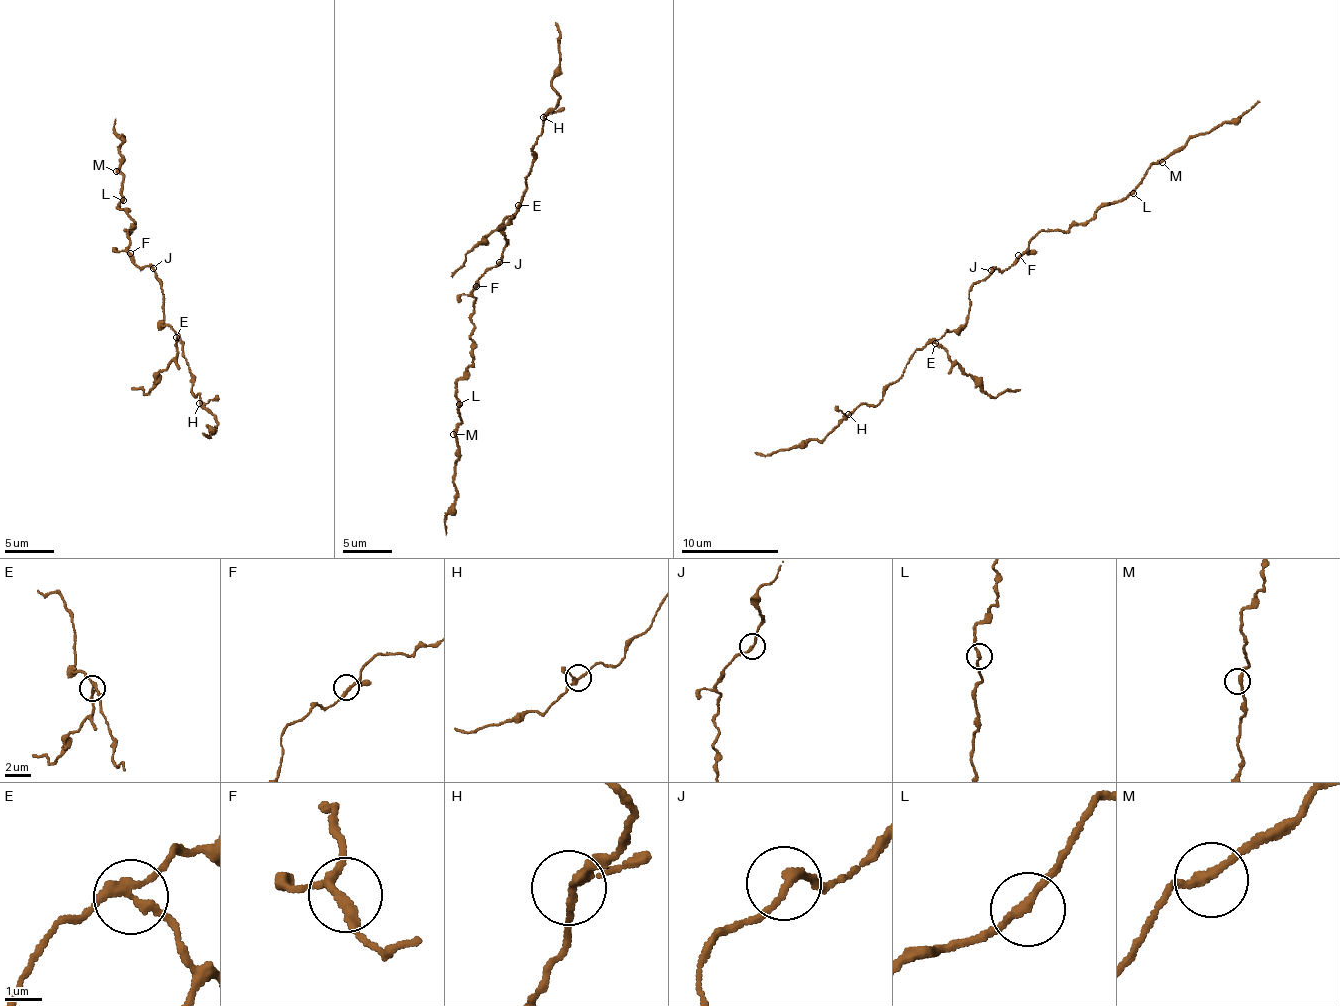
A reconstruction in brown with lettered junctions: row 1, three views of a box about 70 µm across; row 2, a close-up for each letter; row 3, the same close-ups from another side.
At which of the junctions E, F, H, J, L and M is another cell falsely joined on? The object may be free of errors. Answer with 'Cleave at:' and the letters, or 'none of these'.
Cleave at: E

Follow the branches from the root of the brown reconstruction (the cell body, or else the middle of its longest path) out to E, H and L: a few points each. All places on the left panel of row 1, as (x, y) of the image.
E: (151, 268), (161, 283), (161, 323), (166, 324), (176, 338)
H: (151, 268), (161, 283), (161, 323), (183, 346), (192, 377), (191, 391), (200, 394), (199, 403)
L: (151, 268), (138, 267), (126, 249), (130, 240), (126, 231), (132, 233), (135, 223), (118, 206), (123, 200)

